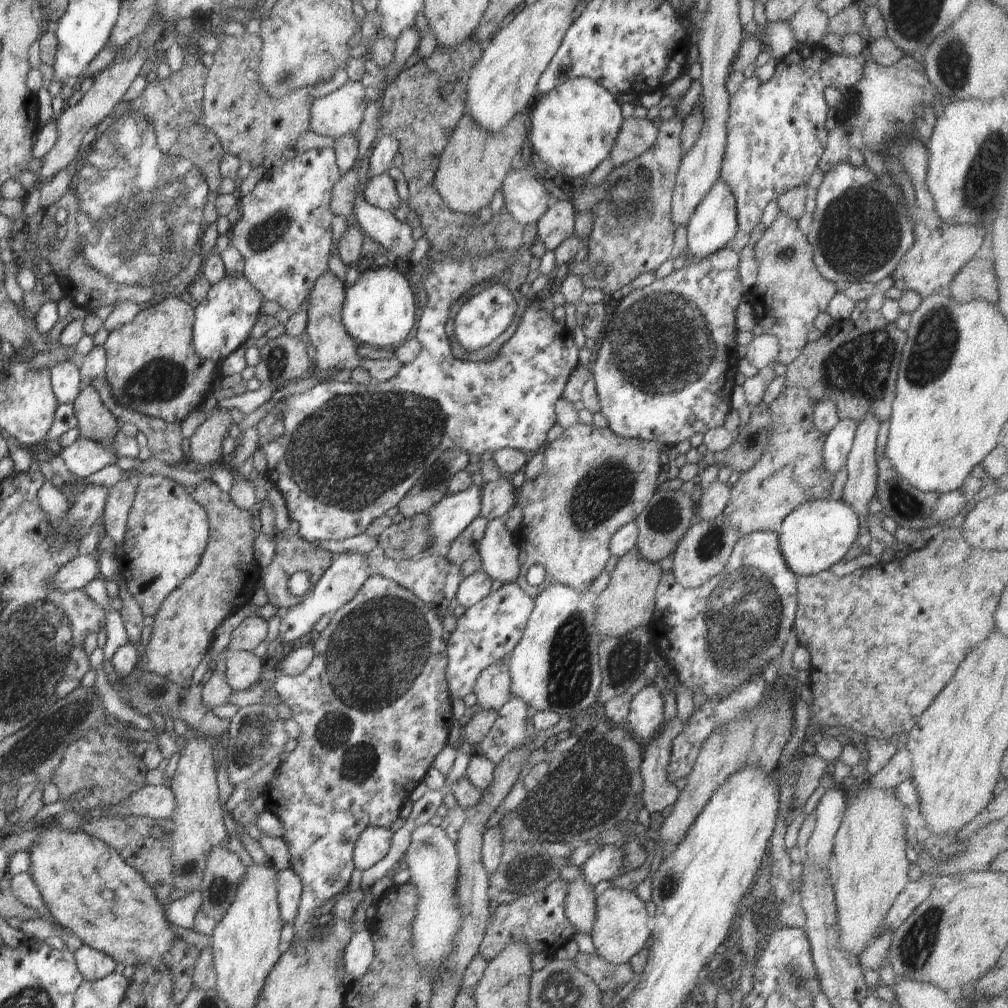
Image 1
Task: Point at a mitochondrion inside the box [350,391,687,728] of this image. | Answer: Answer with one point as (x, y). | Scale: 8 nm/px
(569, 679)

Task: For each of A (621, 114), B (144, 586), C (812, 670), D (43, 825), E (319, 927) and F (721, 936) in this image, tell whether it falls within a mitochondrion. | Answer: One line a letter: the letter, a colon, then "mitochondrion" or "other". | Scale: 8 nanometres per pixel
A: other
B: other
C: other
D: other
E: other
F: other

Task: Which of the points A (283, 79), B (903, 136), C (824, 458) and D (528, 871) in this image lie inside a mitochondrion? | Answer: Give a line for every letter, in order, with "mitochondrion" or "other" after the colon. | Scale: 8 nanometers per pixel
A: mitochondrion
B: mitochondrion
C: other
D: mitochondrion

